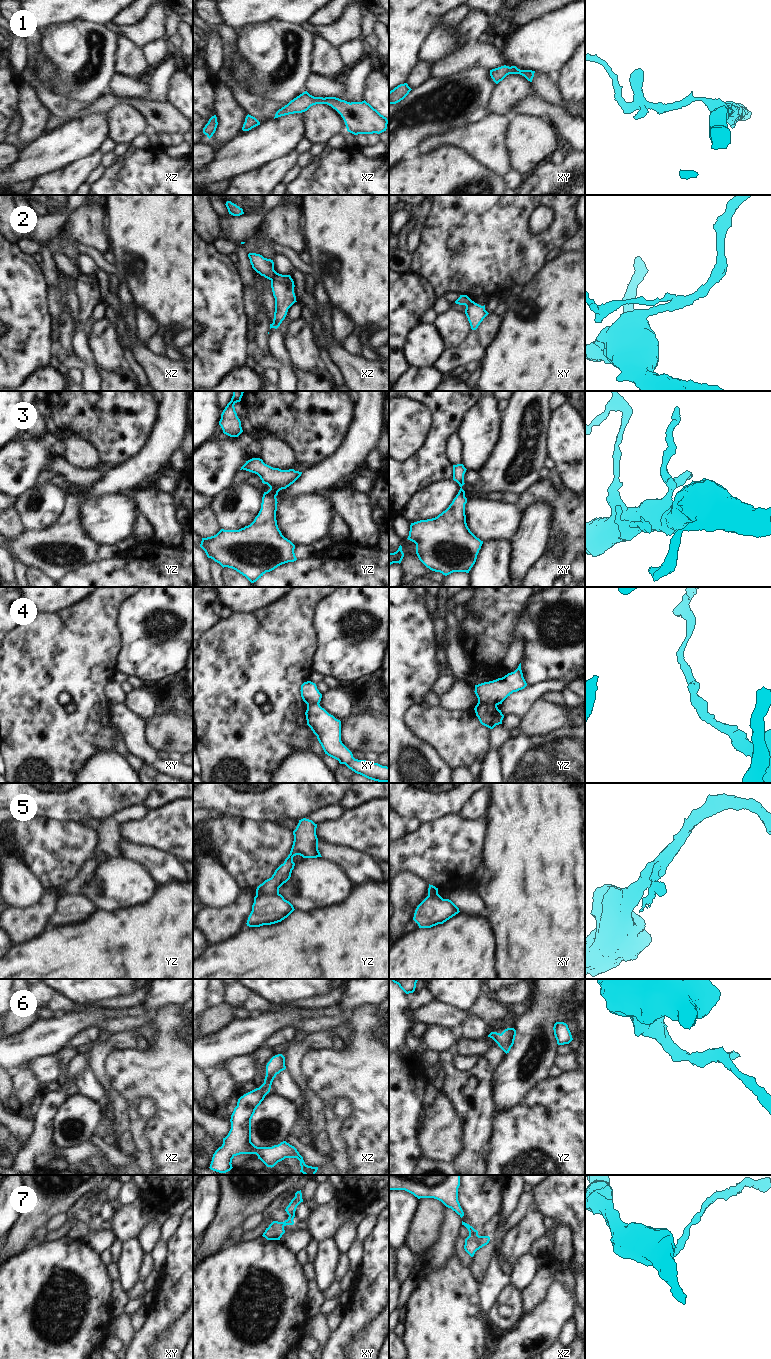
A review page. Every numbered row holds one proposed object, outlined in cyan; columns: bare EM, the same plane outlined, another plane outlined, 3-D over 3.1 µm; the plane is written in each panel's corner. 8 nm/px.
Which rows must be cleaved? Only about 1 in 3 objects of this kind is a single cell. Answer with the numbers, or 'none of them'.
2, 4, 5, 7

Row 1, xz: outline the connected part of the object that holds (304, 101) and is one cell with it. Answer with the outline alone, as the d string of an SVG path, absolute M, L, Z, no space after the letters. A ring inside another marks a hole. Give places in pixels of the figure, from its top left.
M307 91L303 92L287 105L279 109L275 118L307 111L316 104L327 104L335 109L343 118L347 131L354 134L380 134L387 129L389 121L365 100L347 102L336 97L314 97Z

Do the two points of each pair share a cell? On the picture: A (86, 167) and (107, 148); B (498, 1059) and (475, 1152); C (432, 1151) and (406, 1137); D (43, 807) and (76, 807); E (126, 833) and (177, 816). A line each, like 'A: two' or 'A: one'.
A: two
B: one
C: two
D: one
E: one

